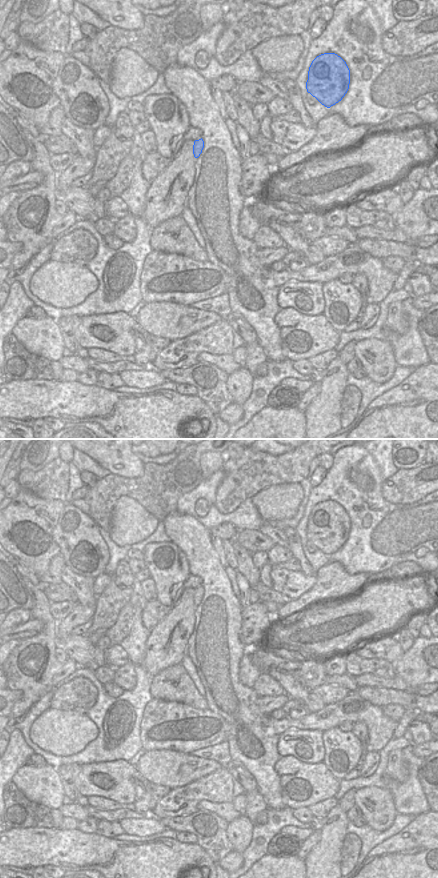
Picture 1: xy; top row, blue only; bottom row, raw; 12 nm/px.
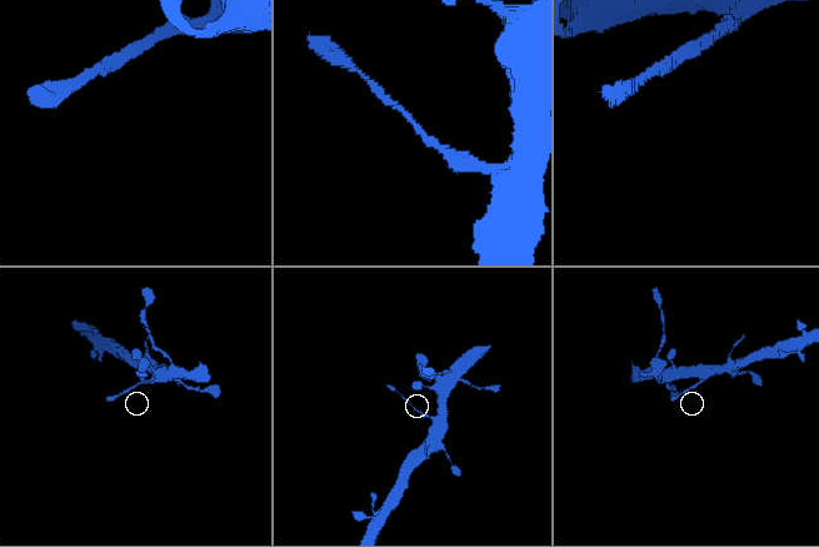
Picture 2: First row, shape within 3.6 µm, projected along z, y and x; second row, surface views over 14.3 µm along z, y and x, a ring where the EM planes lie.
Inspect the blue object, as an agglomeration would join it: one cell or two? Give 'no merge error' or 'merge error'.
merge error

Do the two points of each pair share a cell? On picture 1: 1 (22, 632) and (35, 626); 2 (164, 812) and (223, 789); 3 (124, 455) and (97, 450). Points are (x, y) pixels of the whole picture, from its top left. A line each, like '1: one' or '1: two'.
1: one
2: one
3: one

